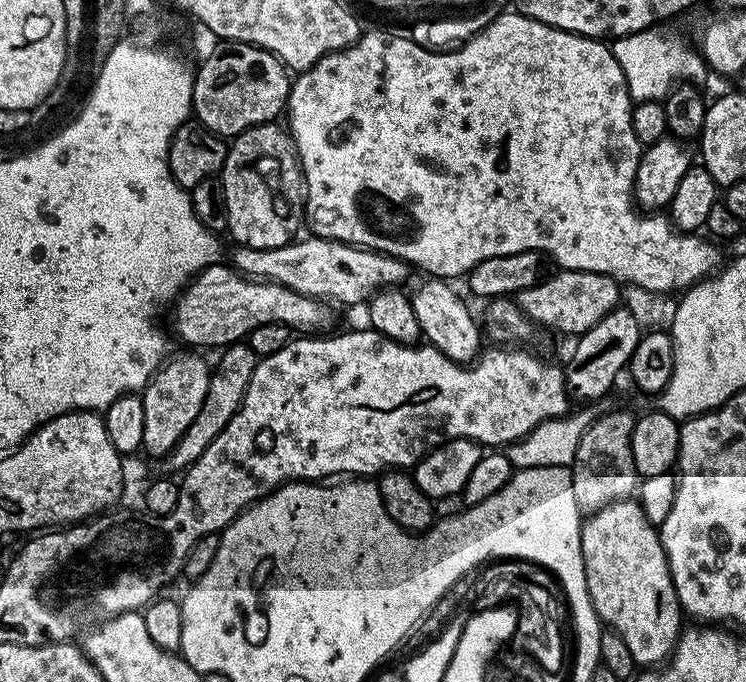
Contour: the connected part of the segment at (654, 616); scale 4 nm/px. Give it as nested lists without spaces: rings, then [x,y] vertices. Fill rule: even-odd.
[[[629,498],[608,504],[591,513],[581,523],[582,562],[586,570],[586,586],[590,590],[590,602],[598,614],[601,625],[617,632],[626,642],[630,654],[634,654],[637,666],[660,666],[668,660],[676,649],[682,631],[682,609],[674,582],[670,578],[670,566],[660,541],[657,525],[651,524],[642,514],[639,499]]]

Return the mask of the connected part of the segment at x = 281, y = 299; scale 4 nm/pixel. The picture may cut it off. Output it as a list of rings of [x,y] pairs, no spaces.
[[[217,262],[208,265],[196,275],[191,285],[184,289],[174,301],[176,308],[176,332],[188,344],[193,344],[193,349],[216,348],[223,350],[230,344],[243,341],[253,330],[263,324],[285,324],[289,330],[295,330],[300,334],[316,334],[328,324],[327,303],[313,298],[313,296],[303,296],[286,286],[275,282],[261,282],[253,280],[236,271],[235,267],[227,263]]]

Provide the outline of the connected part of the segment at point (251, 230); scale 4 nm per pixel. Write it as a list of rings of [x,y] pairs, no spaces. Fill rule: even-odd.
[[[279,123],[254,126],[235,137],[228,144],[228,157],[224,159],[224,167],[218,178],[224,183],[226,194],[227,231],[232,232],[237,245],[246,248],[280,248],[284,244],[293,243],[297,235],[295,232],[299,230],[300,224],[302,228],[302,221],[306,216],[306,197],[302,191],[300,165],[296,158],[296,149],[292,147],[292,137]]]

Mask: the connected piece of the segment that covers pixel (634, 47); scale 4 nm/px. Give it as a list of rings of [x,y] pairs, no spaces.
[[[653,26],[643,32],[632,32],[629,36],[618,36],[611,41],[610,47],[614,58],[618,58],[618,66],[622,66],[622,74],[626,78],[628,95],[633,101],[663,101],[677,84],[700,82],[706,73],[704,57],[695,47],[692,48],[680,36],[672,32],[659,32]]]

